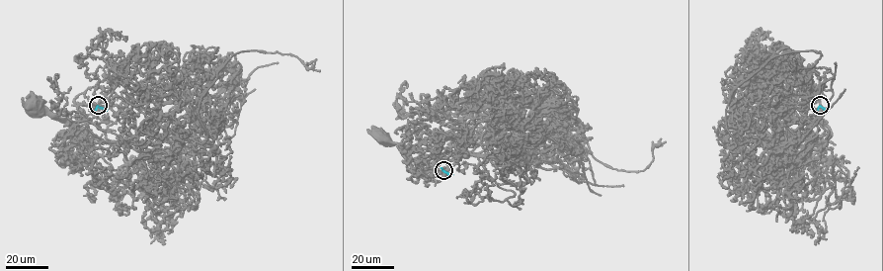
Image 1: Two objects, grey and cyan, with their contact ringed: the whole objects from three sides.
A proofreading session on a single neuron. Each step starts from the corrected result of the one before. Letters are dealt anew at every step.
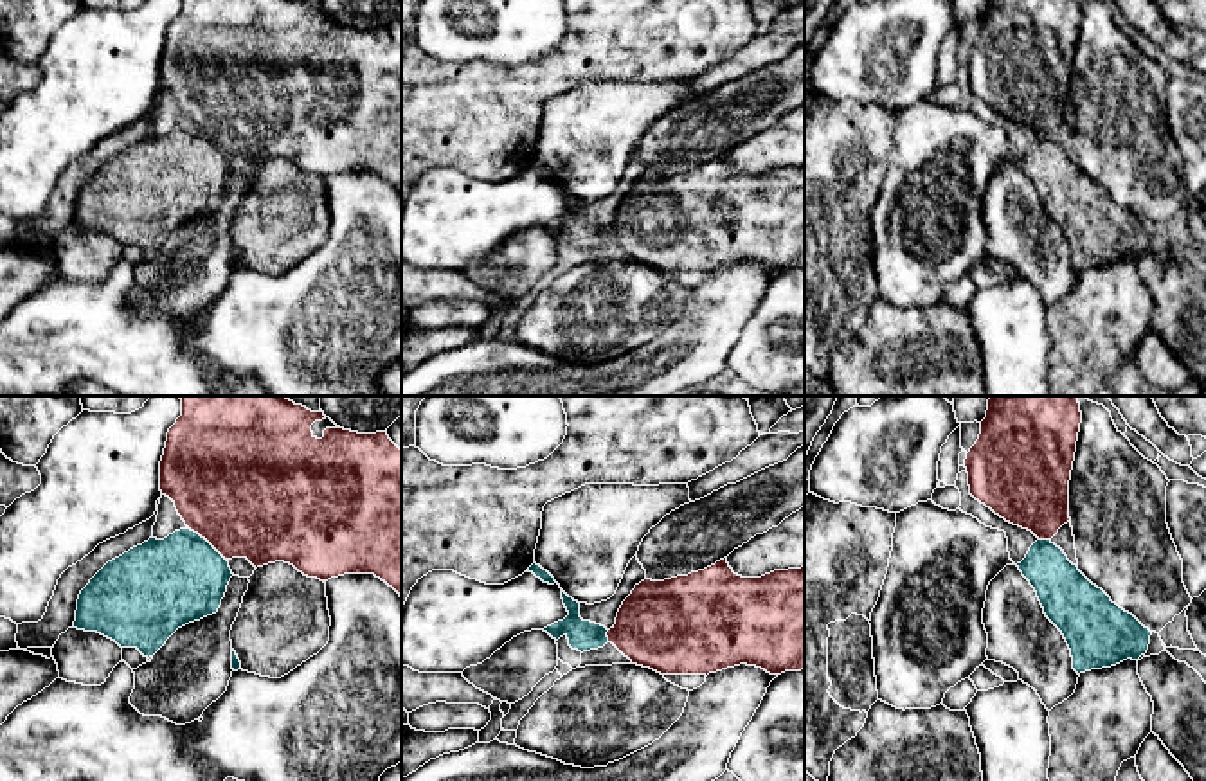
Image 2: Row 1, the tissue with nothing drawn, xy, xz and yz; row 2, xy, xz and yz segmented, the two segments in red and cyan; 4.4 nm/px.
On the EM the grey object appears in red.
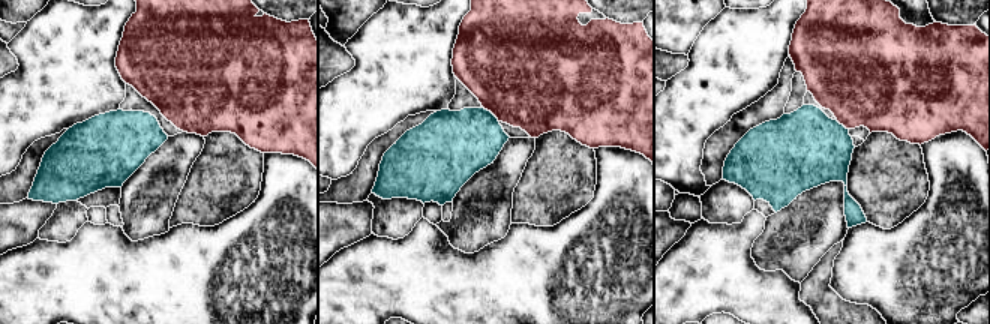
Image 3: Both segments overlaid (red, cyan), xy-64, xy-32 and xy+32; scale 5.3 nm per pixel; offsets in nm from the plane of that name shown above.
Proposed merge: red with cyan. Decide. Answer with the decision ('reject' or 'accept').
reject

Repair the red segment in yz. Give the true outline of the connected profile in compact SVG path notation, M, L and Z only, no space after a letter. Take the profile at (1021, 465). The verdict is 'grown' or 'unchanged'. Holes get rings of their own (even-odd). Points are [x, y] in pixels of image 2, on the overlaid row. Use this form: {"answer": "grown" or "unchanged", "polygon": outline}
{"answer": "unchanged", "polygon": "M990 396L981 434L965 459L970 495L1006 522L1051 540L1069 518L1069 480L1082 423L1076 396Z"}

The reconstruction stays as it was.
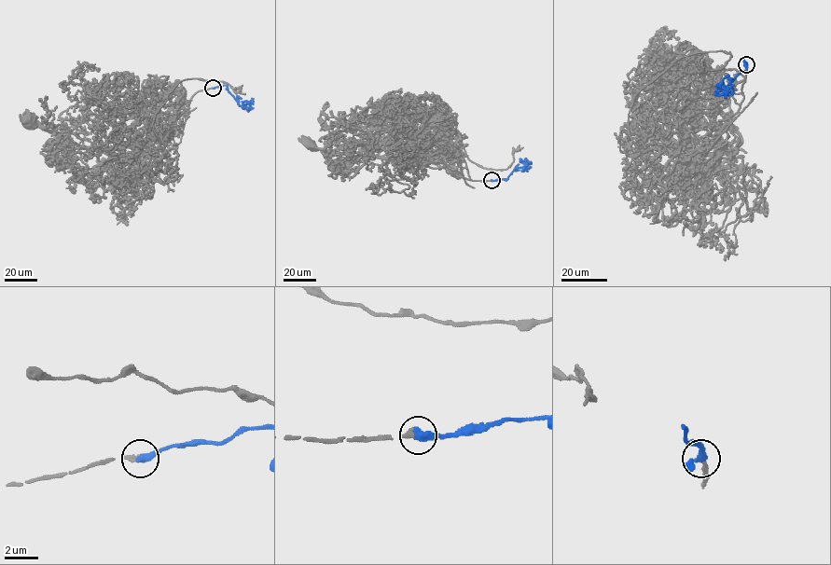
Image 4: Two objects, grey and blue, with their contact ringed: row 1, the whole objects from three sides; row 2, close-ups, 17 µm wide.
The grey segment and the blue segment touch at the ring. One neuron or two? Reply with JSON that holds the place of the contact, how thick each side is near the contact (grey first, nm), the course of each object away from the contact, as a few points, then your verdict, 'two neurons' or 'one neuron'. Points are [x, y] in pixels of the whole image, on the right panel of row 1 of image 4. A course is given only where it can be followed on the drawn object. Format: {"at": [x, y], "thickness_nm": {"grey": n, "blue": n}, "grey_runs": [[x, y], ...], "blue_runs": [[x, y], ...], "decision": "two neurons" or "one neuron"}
{"at": [746, 64], "thickness_nm": {"grey": 300, "blue": 480}, "grey_runs": [[746, 64], [744, 97], [714, 159], [717, 151], [735, 147], [740, 137], [732, 129], [702, 124], [693, 113]], "blue_runs": [[746, 64], [744, 60], [746, 69], [727, 87], [727, 92], [720, 87], [723, 78]], "decision": "one neuron"}

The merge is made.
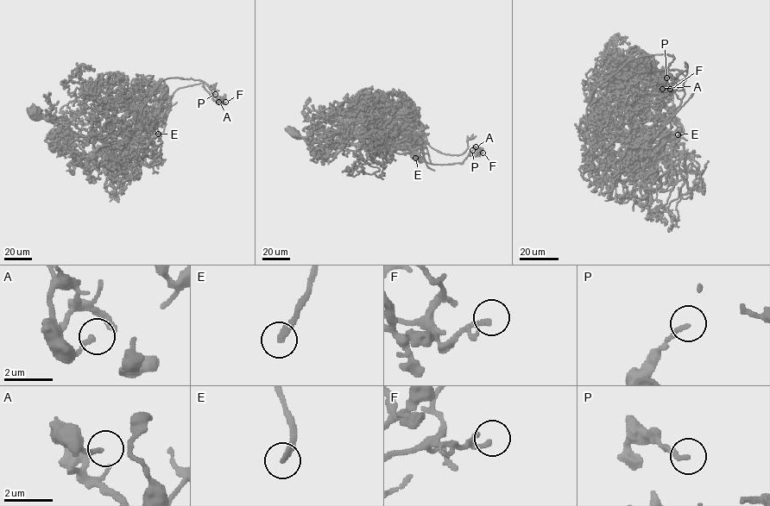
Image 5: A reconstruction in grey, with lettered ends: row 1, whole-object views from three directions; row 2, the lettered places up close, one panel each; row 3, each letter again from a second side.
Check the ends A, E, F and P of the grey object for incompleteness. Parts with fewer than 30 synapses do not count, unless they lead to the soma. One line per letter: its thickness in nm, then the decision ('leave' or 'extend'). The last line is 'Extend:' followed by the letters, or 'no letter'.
A: 180 nm thick; leave
E: 220 nm thick; extend
F: 190 nm thick; leave
P: 180 nm thick; leave
Extend: E

